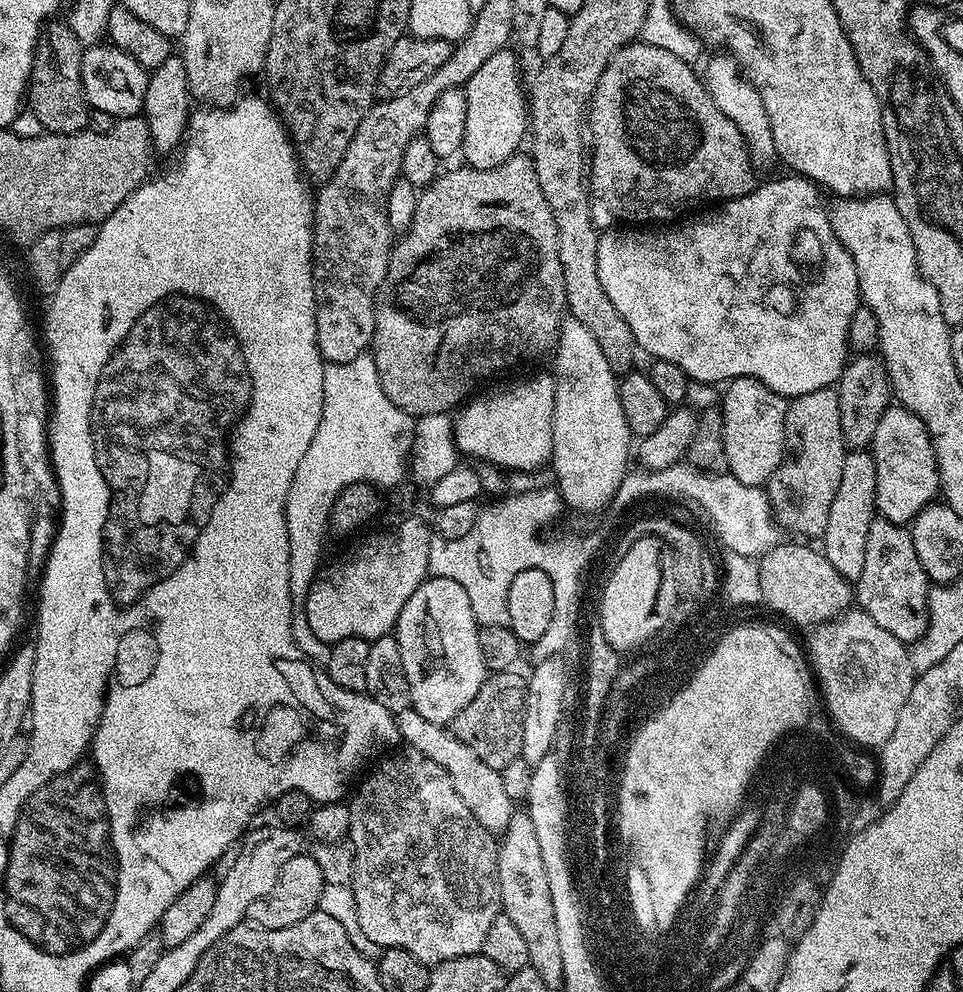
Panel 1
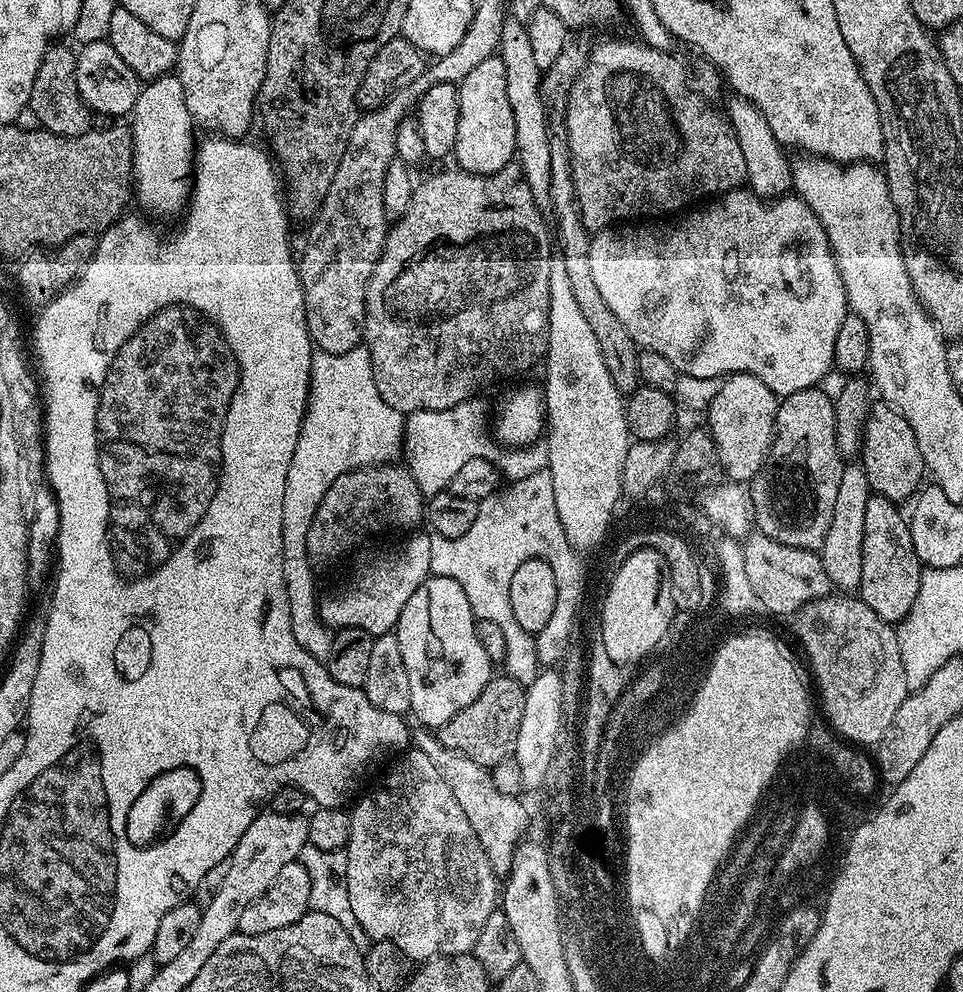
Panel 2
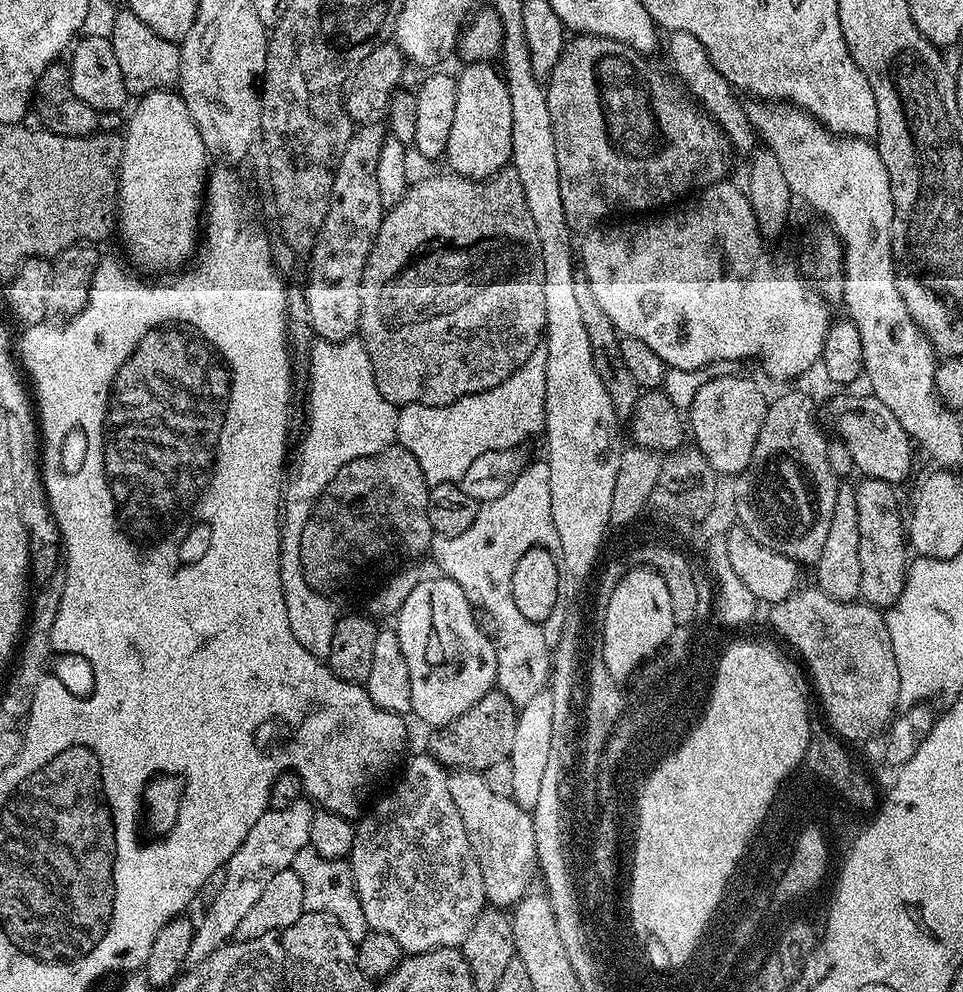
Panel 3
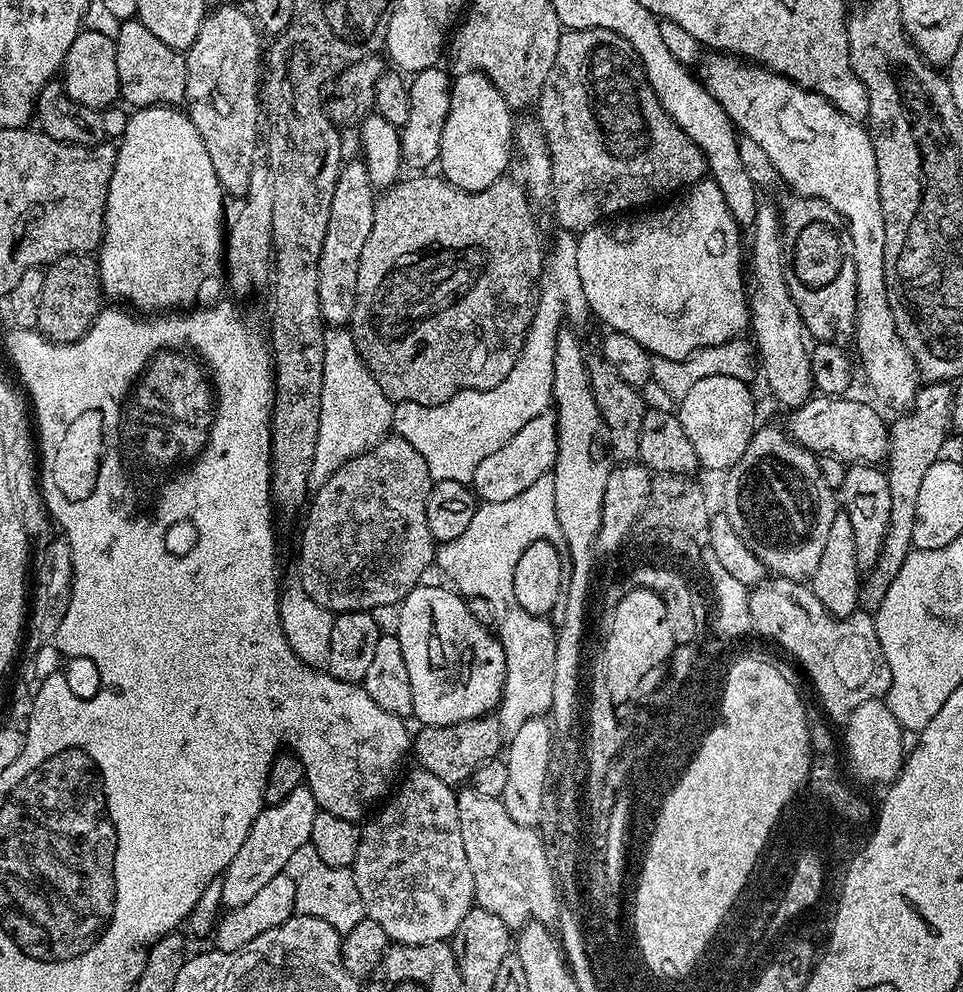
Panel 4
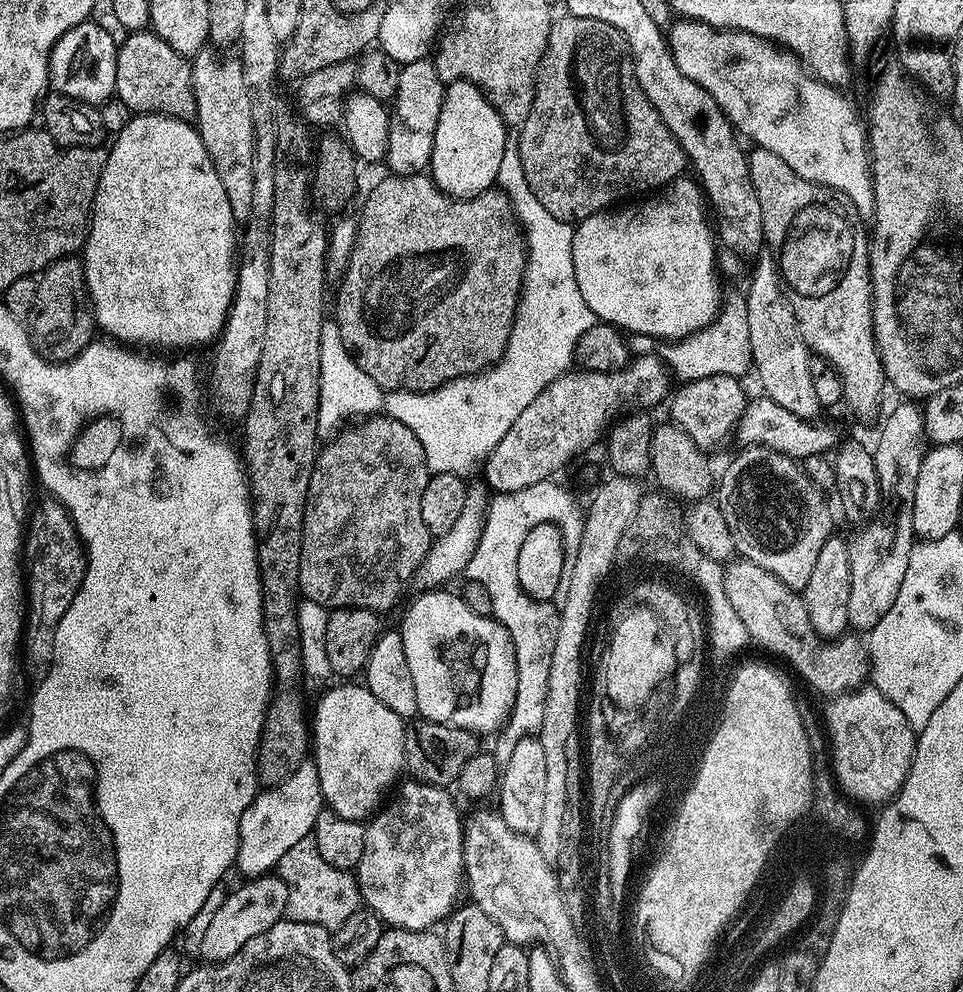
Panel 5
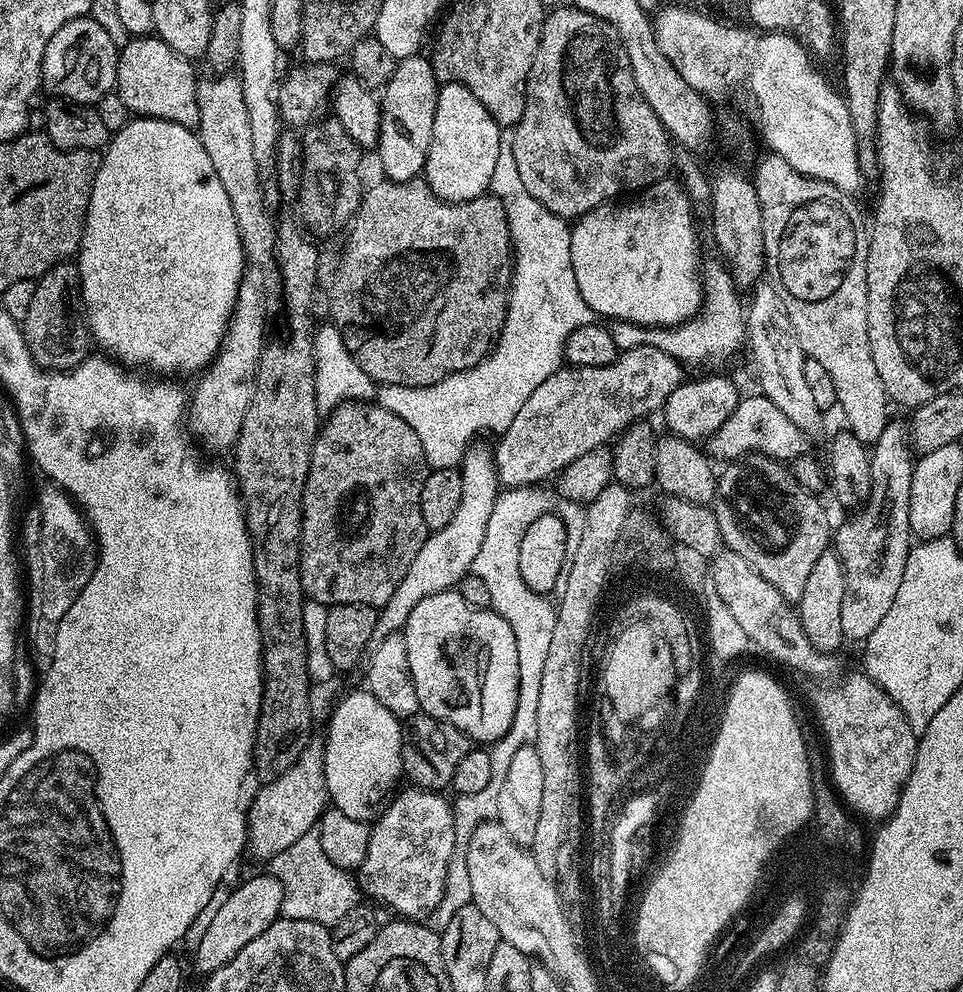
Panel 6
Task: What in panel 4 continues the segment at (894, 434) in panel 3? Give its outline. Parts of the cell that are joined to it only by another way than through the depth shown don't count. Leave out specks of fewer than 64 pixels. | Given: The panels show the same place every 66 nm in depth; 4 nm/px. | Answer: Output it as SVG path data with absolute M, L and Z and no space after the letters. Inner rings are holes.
M816 394L791 413L786 431L810 451L825 456L836 456L845 462L879 465L888 459L888 429L880 412L864 400L848 400L847 395Z

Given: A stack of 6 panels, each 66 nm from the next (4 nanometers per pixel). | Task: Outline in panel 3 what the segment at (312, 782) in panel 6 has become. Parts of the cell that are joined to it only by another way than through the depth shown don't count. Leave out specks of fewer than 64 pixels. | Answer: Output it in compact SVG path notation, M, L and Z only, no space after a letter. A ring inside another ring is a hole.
M301 798L286 810L269 810L254 822L254 830L246 834L246 842L238 846L238 850L226 865L226 882L214 892L212 905L204 912L204 917L196 924L194 942L190 942L188 964L201 964L214 950L229 943L238 930L238 922L254 907L254 902L262 898L262 890L270 886L270 878L278 874L278 870L292 867L294 858L300 848L309 847L310 822L312 821L313 805Z

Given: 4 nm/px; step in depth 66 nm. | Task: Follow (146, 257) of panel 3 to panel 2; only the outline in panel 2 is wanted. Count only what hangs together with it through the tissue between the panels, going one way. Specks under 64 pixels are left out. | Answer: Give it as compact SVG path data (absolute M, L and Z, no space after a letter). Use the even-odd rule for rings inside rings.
M169 74L147 81L130 116L136 119L130 124L135 203L140 203L145 213L179 217L192 194L194 153L198 148L197 141L192 141L194 121L186 106L179 75Z

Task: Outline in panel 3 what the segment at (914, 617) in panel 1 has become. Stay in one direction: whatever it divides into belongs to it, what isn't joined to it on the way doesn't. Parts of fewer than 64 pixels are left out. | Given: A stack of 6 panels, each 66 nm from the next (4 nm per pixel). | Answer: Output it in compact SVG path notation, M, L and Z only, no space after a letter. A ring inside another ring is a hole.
M868 477L859 482L855 485L858 558L861 562L859 597L871 606L888 608L900 597L910 562L904 516L900 514L897 489L893 485Z

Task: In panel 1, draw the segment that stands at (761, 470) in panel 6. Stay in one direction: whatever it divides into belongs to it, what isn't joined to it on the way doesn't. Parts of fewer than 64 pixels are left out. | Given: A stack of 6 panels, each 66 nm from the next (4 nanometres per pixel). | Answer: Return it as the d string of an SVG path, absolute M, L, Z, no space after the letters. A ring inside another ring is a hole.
M835 387L813 390L810 394L791 397L786 410L787 456L776 473L768 479L766 491L776 523L785 533L793 532L793 537L823 537L826 521L830 519L830 506L834 494L838 494L838 482L842 482L842 462L846 455L845 438L842 434L838 408L839 394Z

